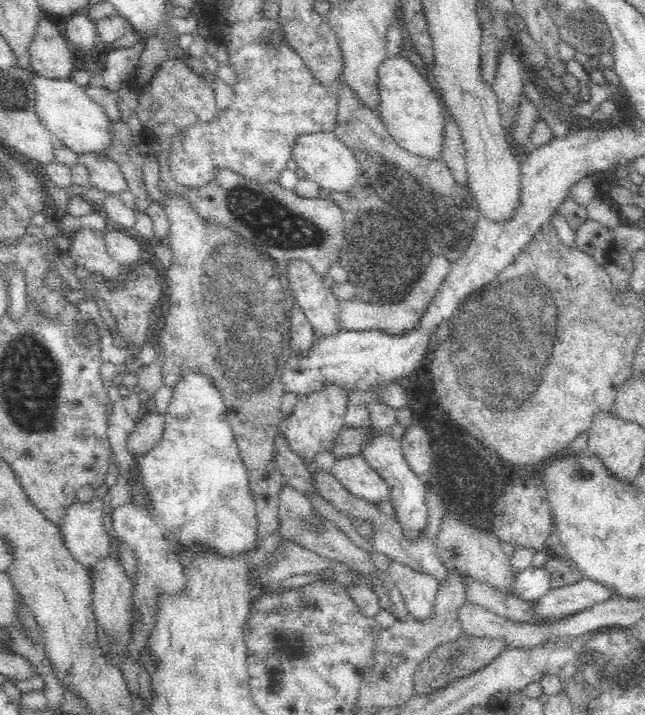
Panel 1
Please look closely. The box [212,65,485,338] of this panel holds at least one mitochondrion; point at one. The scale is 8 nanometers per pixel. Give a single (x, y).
(372, 221)

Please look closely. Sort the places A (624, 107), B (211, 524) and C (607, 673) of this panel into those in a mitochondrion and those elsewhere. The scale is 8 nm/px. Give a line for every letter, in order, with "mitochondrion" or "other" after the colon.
A: other
B: mitochondrion
C: mitochondrion

